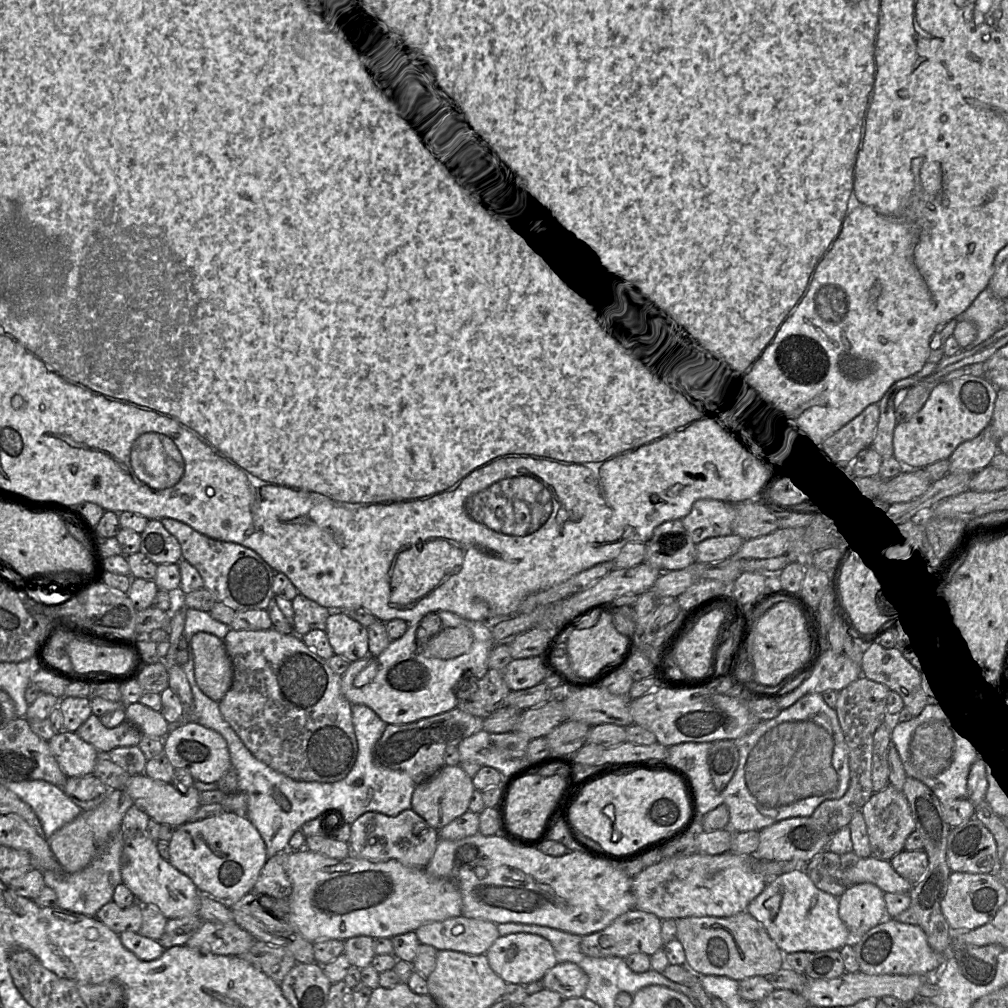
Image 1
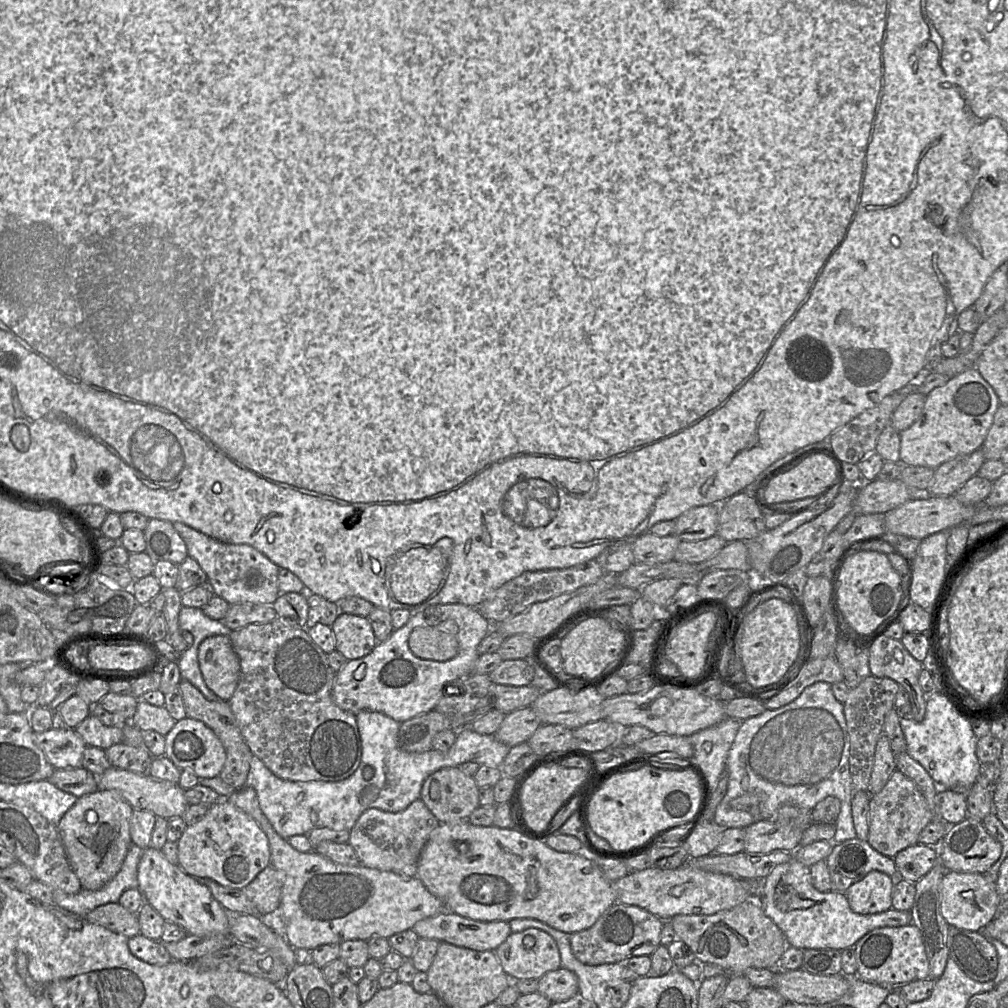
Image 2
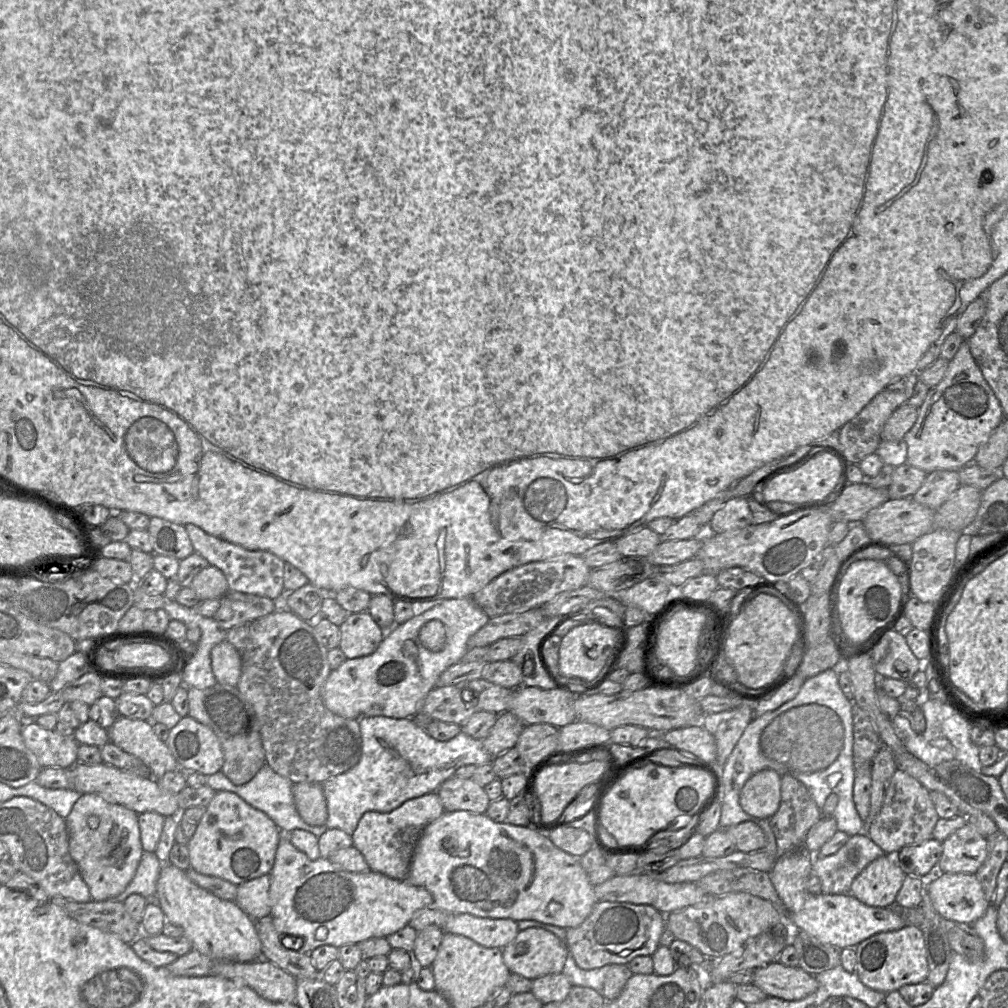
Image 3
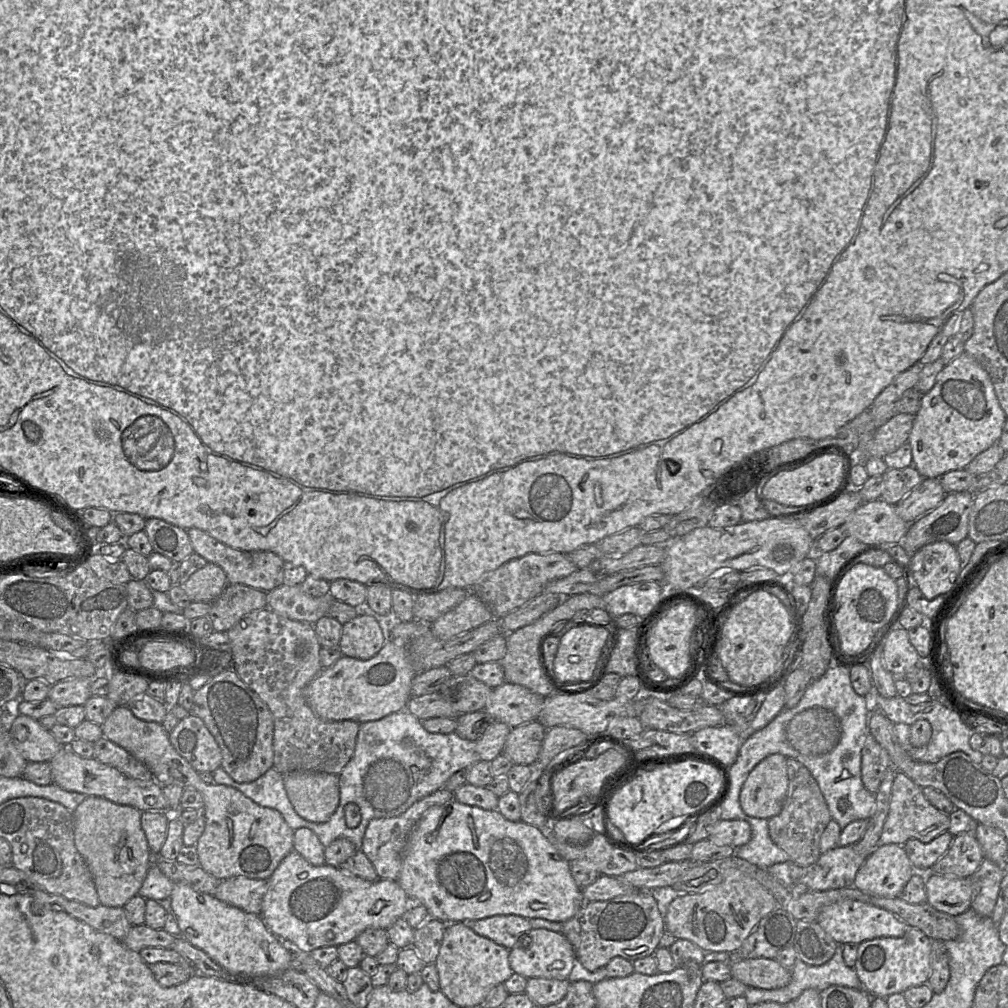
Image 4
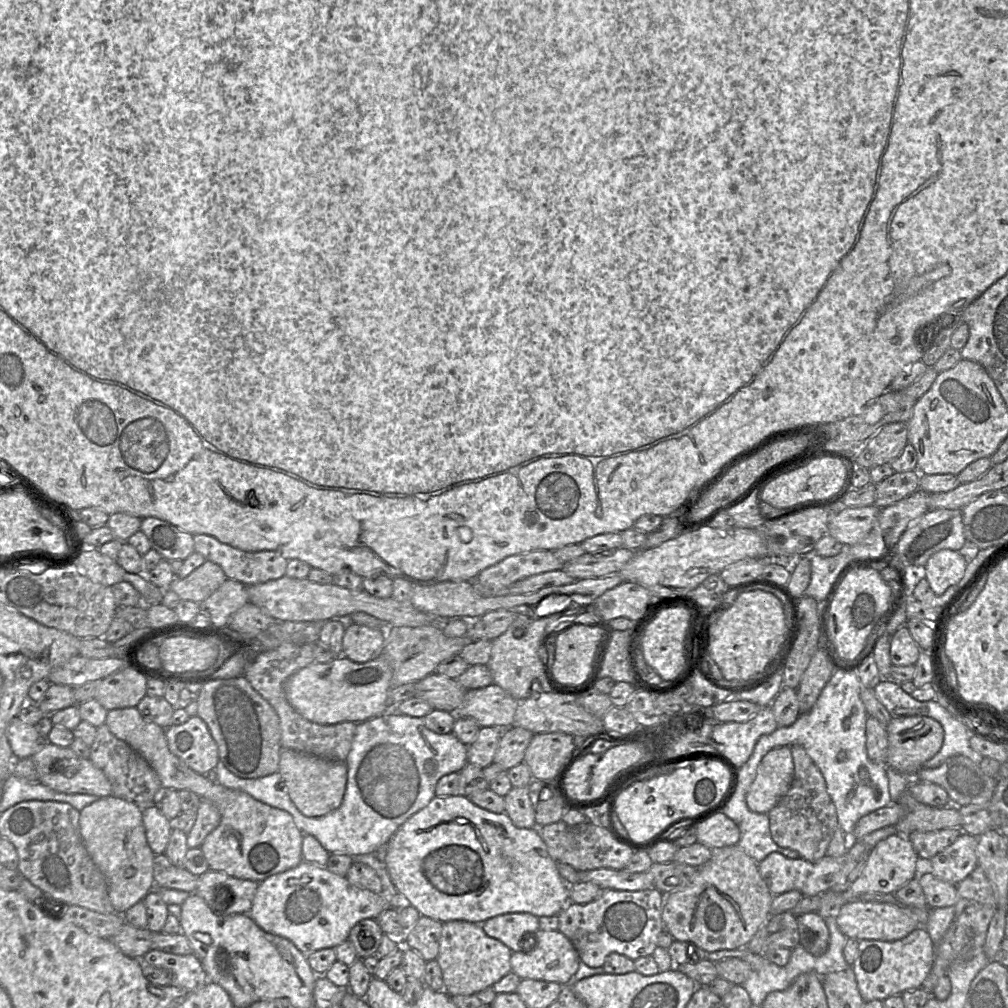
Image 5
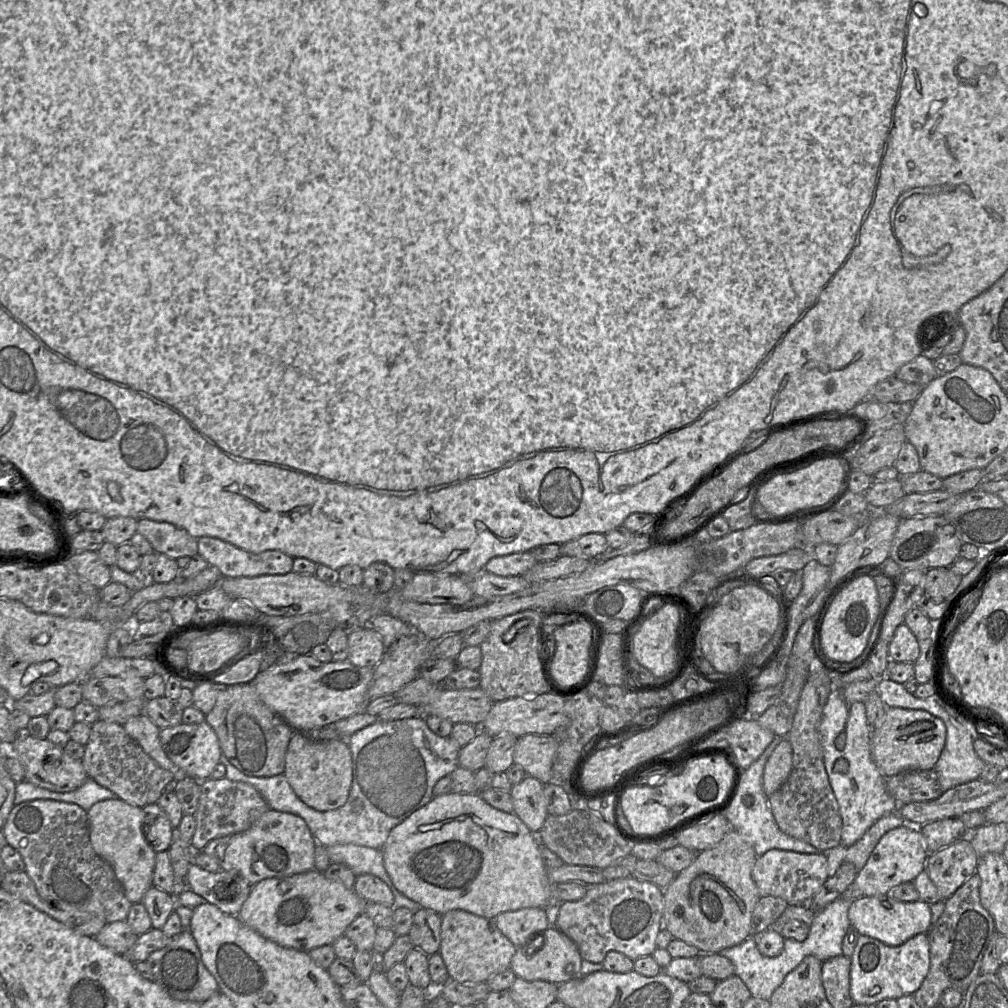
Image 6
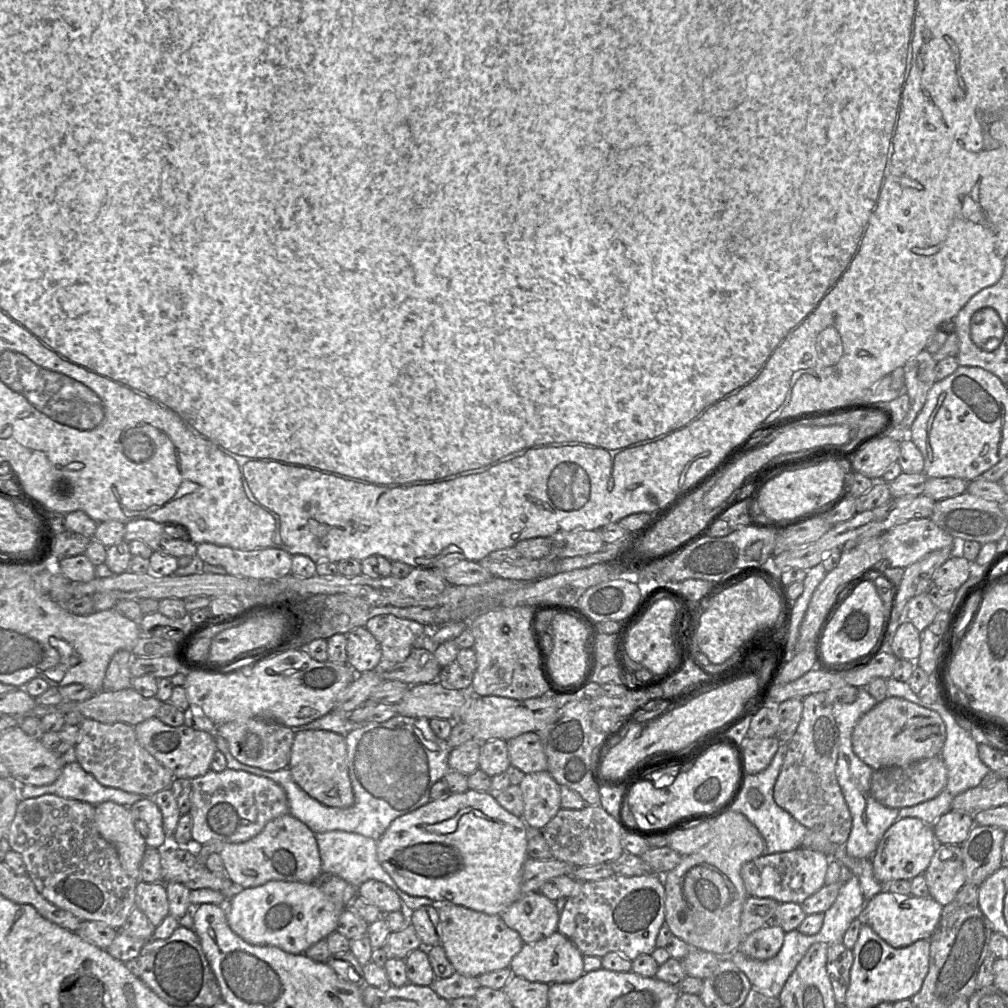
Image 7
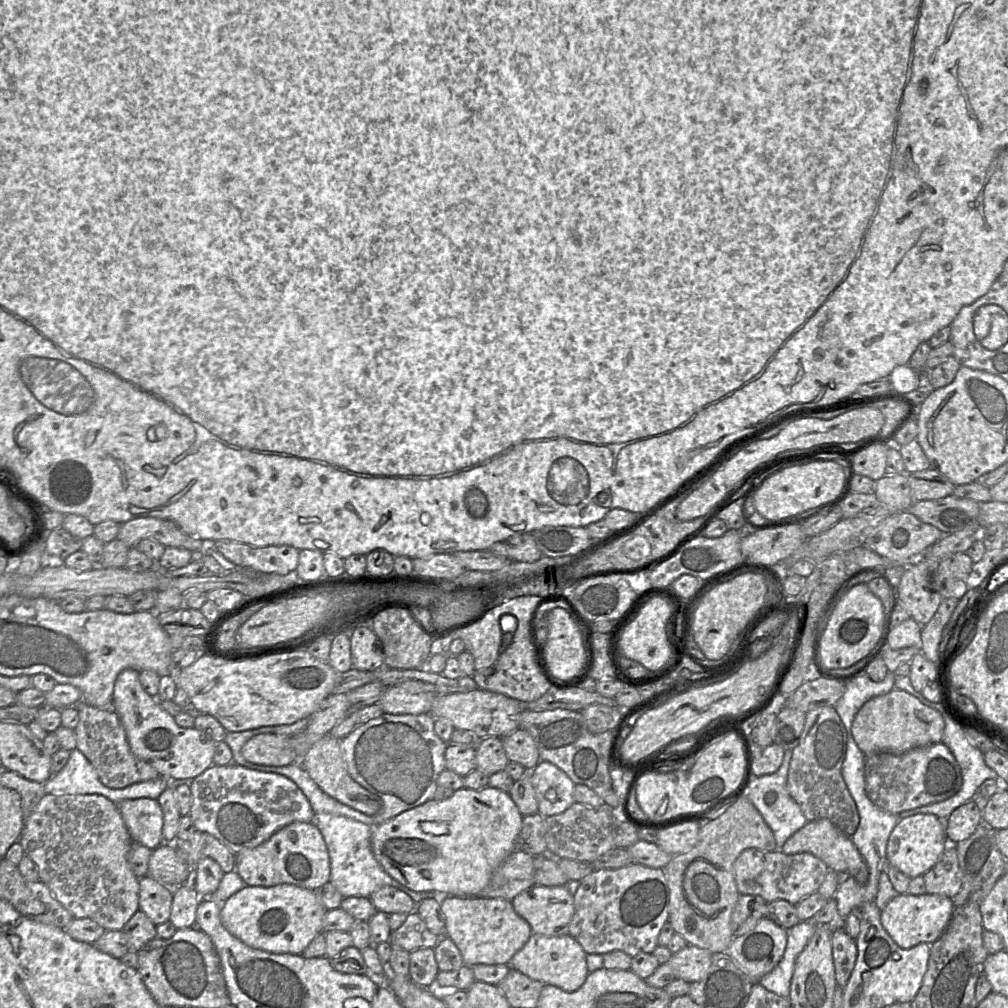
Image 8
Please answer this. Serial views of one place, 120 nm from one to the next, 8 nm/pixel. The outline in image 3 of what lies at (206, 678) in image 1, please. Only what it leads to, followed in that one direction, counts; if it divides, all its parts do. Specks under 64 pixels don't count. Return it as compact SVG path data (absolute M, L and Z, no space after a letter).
M224 640L211 649L210 659L217 683L236 686L241 675L241 657L236 648Z

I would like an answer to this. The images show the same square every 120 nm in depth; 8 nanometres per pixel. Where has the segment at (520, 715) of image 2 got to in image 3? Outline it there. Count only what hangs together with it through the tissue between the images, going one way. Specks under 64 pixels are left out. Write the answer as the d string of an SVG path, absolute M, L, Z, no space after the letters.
M510 711L498 714L494 726L482 740L484 749L495 758L515 747L524 726L523 722Z

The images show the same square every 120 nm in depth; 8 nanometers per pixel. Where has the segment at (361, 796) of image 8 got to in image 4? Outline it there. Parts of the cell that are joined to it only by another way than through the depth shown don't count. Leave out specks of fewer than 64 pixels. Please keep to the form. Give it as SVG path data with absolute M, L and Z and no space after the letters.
M293 772L284 776L287 796L303 819L324 823L340 801L339 775L323 772Z

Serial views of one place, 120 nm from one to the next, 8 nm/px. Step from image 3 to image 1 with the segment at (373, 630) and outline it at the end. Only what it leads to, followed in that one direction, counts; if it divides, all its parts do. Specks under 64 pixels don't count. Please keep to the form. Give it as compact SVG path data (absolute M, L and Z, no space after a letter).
M330 611L325 632L334 654L348 662L363 659L369 654L367 628L343 611Z

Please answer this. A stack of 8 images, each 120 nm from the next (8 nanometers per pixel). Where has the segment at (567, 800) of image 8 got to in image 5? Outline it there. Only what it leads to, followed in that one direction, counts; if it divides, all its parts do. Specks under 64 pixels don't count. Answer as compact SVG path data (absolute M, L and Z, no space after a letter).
M528 786L513 787L504 796L505 813L519 828L537 828Z

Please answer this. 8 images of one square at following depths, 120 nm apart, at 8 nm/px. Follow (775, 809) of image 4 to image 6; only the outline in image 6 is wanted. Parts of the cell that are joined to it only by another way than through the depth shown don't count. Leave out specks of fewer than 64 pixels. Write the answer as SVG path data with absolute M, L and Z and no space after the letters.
M786 738L775 747L763 771L763 790L767 796L773 794L788 778L792 769L792 747Z

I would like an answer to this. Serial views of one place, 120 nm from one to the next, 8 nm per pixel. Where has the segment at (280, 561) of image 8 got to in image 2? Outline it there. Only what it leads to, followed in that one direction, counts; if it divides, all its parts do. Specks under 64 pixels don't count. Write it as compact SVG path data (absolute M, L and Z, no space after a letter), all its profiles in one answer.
M181 522L172 523L186 544L188 556L197 561L207 576L212 593L229 605L255 603L273 605L279 596L279 566L266 555L247 544L228 544L215 540Z

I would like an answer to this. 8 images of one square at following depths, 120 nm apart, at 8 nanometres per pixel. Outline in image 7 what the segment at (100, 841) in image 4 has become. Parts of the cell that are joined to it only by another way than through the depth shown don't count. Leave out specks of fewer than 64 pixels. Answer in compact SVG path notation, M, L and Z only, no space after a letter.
M107 801L95 806L95 823L100 835L117 850L123 869L137 881L140 880L140 865L147 848L144 838L138 833L129 807Z

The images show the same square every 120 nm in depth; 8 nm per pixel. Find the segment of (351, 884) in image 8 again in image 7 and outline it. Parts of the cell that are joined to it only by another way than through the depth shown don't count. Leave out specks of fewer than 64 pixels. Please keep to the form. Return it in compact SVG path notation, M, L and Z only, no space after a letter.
M339 830L316 833L315 838L319 848L323 872L333 873L356 888L367 880L381 881L397 893L403 901L407 913L426 905L432 905L438 910L438 903L433 900L427 897L411 896L397 886L378 860L376 840L360 834Z

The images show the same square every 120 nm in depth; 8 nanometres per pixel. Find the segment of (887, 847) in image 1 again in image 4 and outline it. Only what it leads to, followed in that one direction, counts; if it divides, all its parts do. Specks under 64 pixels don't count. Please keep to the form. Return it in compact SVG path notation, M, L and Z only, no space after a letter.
M897 772L892 785L890 806L883 825L879 845L904 845L909 839L929 843L940 834L948 831L950 815L934 807L923 794L923 789L903 772Z

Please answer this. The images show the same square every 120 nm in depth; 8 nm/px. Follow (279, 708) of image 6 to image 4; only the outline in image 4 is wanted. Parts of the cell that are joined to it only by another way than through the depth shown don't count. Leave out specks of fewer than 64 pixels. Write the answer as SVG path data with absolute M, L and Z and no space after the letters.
M387 639L382 649L367 660L342 656L334 665L324 668L306 687L305 698L313 712L326 721L352 720L364 723L382 719L392 713L406 710L411 685L416 676L404 644Z

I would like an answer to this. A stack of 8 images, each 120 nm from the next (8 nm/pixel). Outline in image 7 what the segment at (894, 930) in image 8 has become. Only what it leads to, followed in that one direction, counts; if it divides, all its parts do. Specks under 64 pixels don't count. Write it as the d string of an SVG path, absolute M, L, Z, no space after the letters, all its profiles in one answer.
M884 889L866 902L862 918L863 922L869 924L890 946L904 948L918 940L930 939L940 920L943 907L931 896L893 894Z

